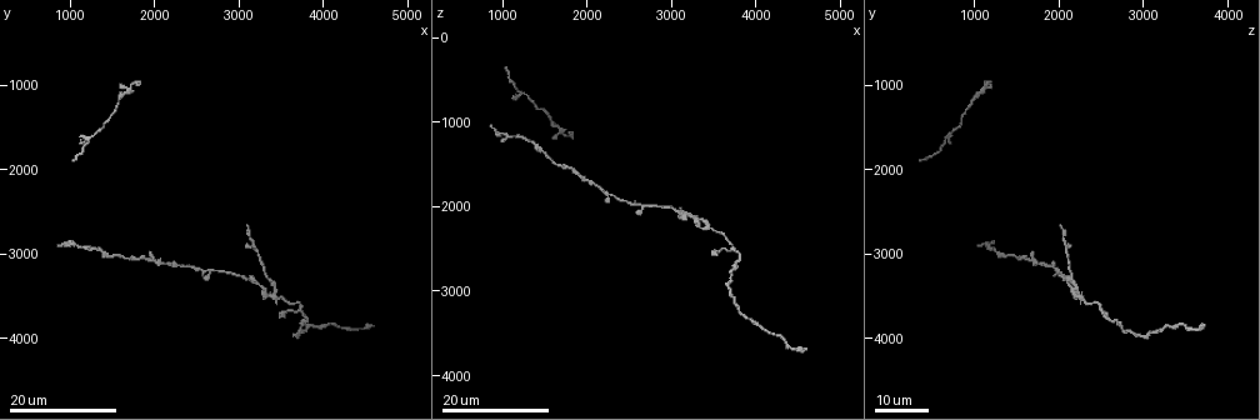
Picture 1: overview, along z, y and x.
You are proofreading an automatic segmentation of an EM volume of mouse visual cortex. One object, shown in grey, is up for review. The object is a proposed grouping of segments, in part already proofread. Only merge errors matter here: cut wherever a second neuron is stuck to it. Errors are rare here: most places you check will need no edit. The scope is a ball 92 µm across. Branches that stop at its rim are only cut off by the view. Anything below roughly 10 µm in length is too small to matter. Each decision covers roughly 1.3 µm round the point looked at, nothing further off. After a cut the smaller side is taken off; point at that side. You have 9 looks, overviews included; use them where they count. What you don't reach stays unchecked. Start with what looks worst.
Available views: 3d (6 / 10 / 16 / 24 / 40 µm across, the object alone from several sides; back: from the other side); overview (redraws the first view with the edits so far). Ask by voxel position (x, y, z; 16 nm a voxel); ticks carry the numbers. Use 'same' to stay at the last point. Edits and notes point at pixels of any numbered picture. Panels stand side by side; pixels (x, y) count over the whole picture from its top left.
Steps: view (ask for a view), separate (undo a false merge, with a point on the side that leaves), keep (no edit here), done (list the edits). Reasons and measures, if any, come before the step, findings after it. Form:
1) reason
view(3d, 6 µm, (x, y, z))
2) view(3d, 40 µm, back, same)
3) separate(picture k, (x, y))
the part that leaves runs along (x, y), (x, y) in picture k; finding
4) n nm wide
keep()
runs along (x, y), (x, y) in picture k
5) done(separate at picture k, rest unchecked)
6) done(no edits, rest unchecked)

looks like a crossing
view(3d, 24 µm, (3450, 3500, 2200))

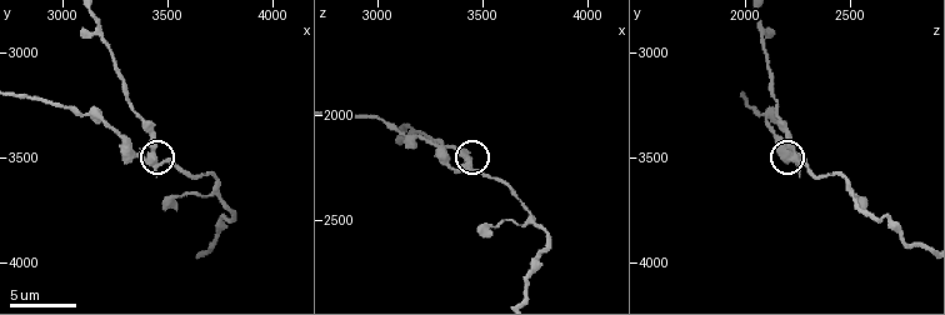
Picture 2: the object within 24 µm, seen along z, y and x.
view(3d, 6 µm, (3430, 3500, 2240))

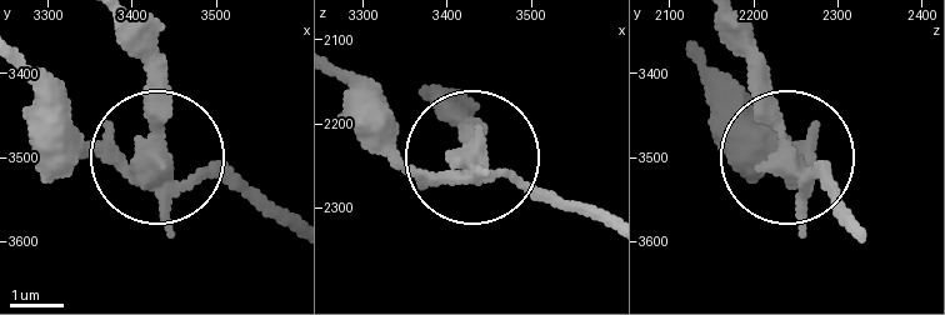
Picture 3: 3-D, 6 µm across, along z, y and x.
view(3d, 6 µm, back, (3425, 3495, 2240))

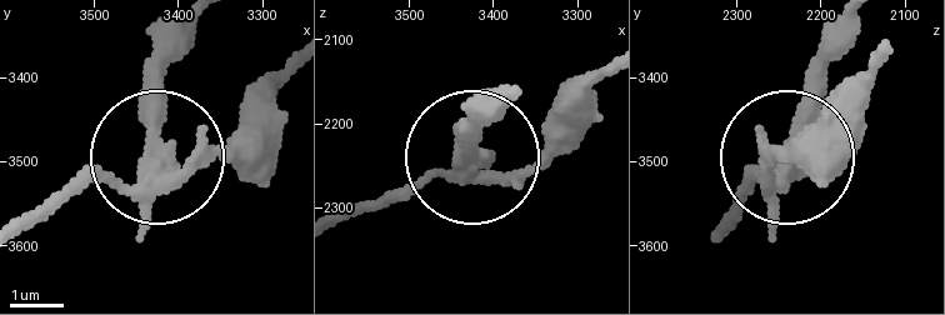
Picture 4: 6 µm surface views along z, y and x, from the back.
side arm 16 µm; 4 arms
separate(picture 4, (146, 113))
two neurons meet here

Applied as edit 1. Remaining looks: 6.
two arms in line, one across
view(3d, 16 µm, (2000, 3050, 1700))

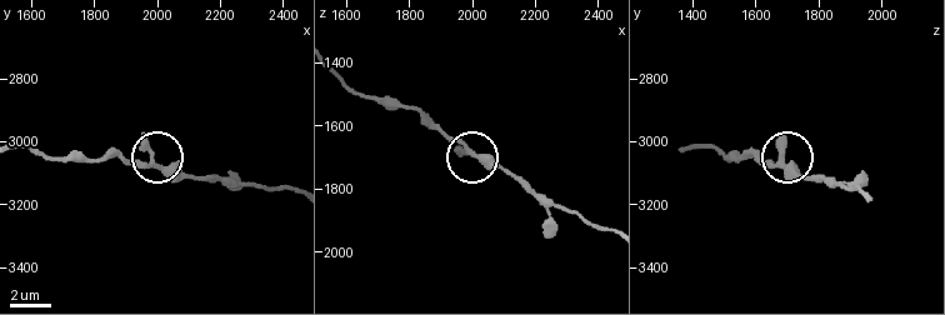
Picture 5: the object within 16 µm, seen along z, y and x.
view(3d, 10 µm, (1990, 3080, 1680))

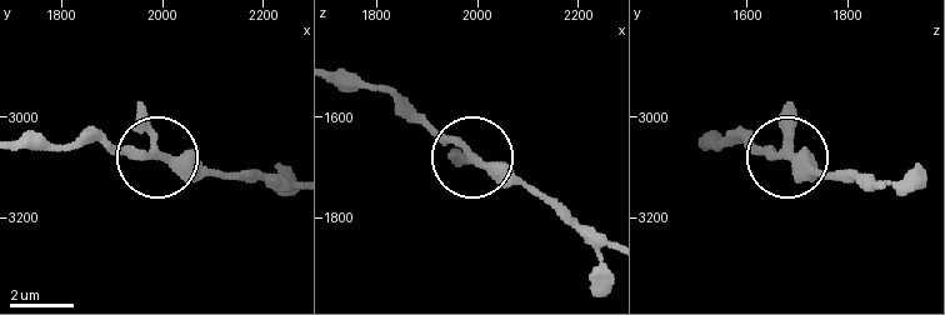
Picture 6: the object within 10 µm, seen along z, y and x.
240 nm wide
keep()
runs along (810, 176), (770, 151), (724, 144) in picture 6; all the same neuron

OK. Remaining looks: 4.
view(overview)

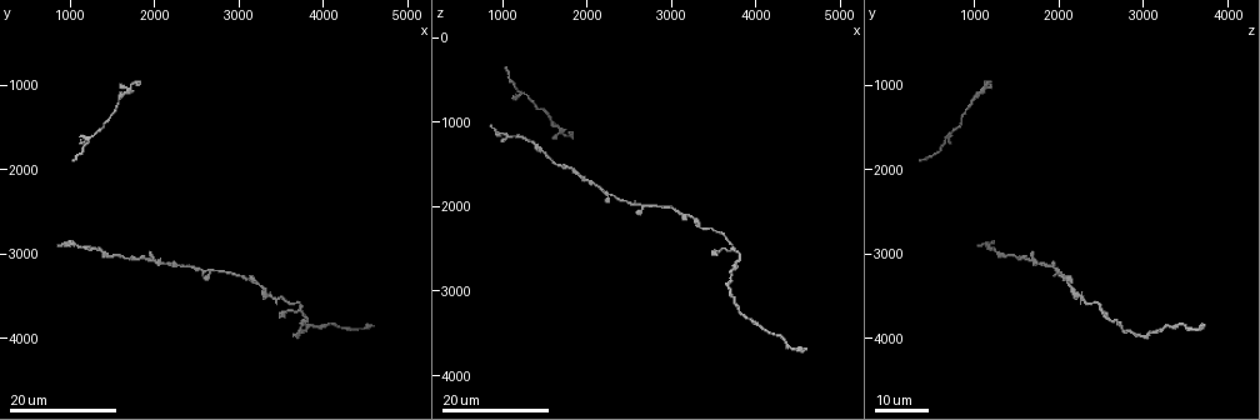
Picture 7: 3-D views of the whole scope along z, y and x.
view(3d, 24 µm, (2300, 3100, 1850))

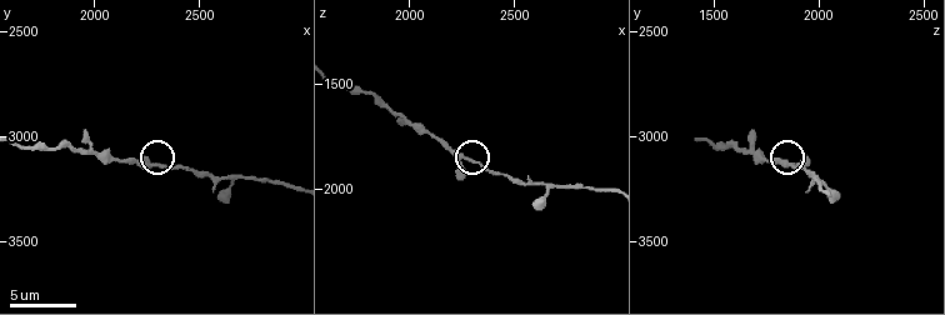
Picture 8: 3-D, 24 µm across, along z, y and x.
view(3d, 10 µm, (2260, 3140, 1860))

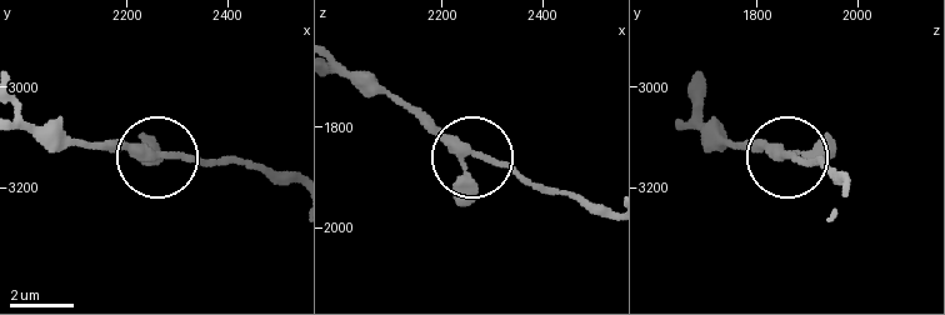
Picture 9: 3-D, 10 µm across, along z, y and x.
260 nm wide
keep()
continuous, no second neuron

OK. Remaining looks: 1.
calibre changes
view(3d, 16 µm, (1690, 3050, 1500))

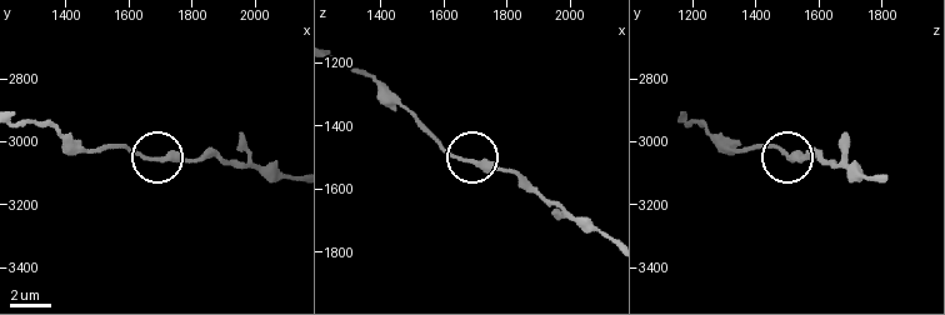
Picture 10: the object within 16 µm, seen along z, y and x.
keep()
runs along (276, 179), (213, 159), (146, 159), (109, 145) in picture 10; one neuron here

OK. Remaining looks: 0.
done(separate at picture 4, rest unchecked)

